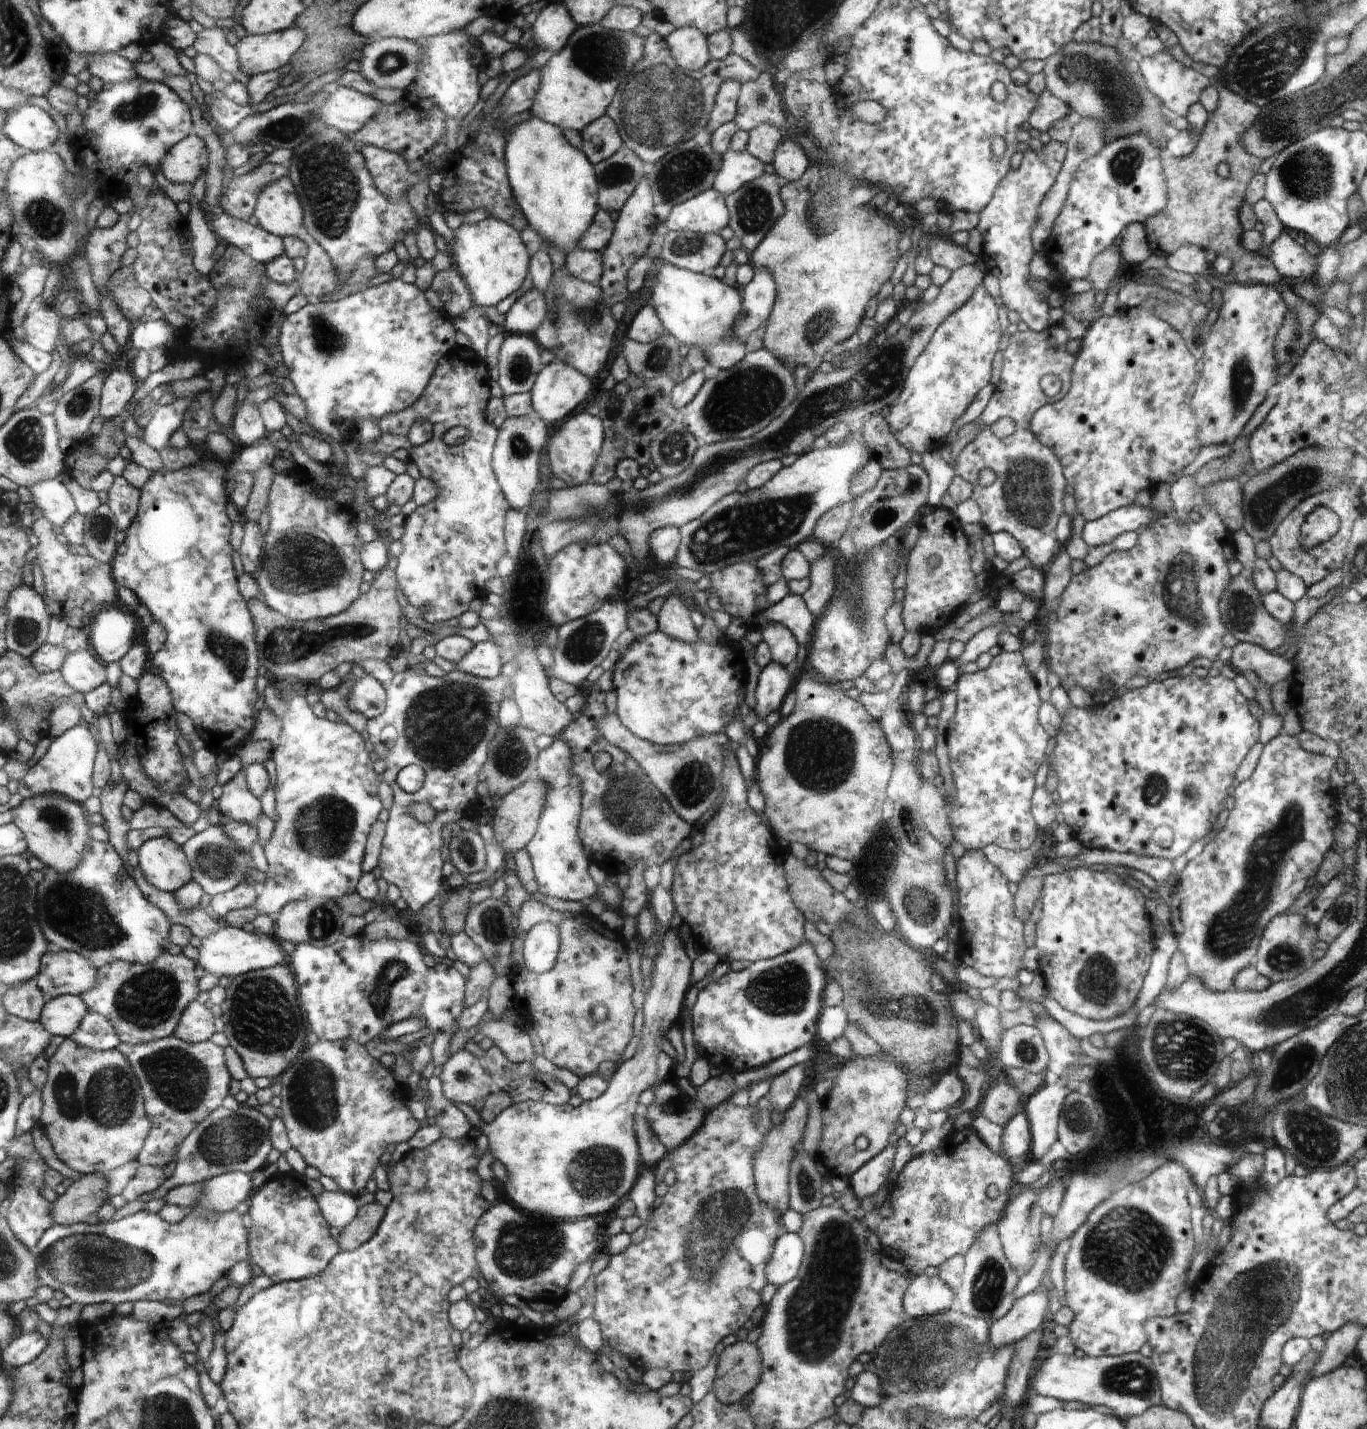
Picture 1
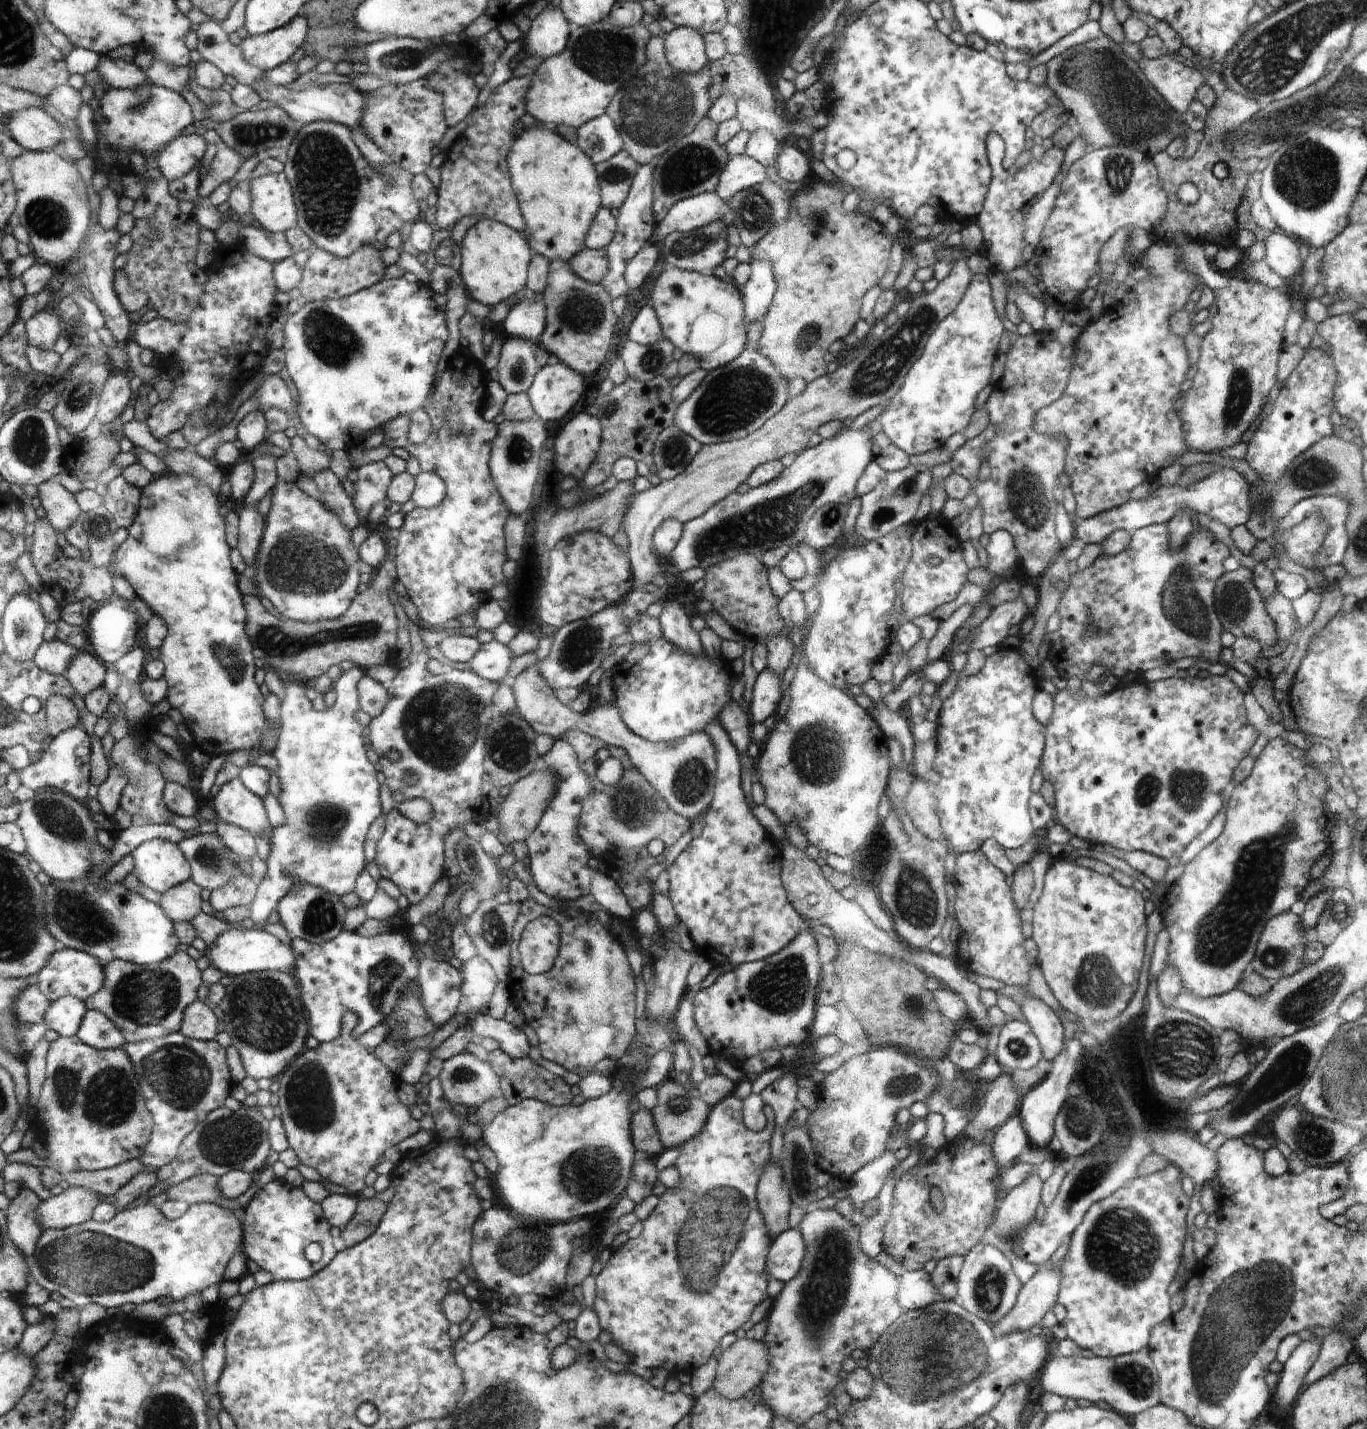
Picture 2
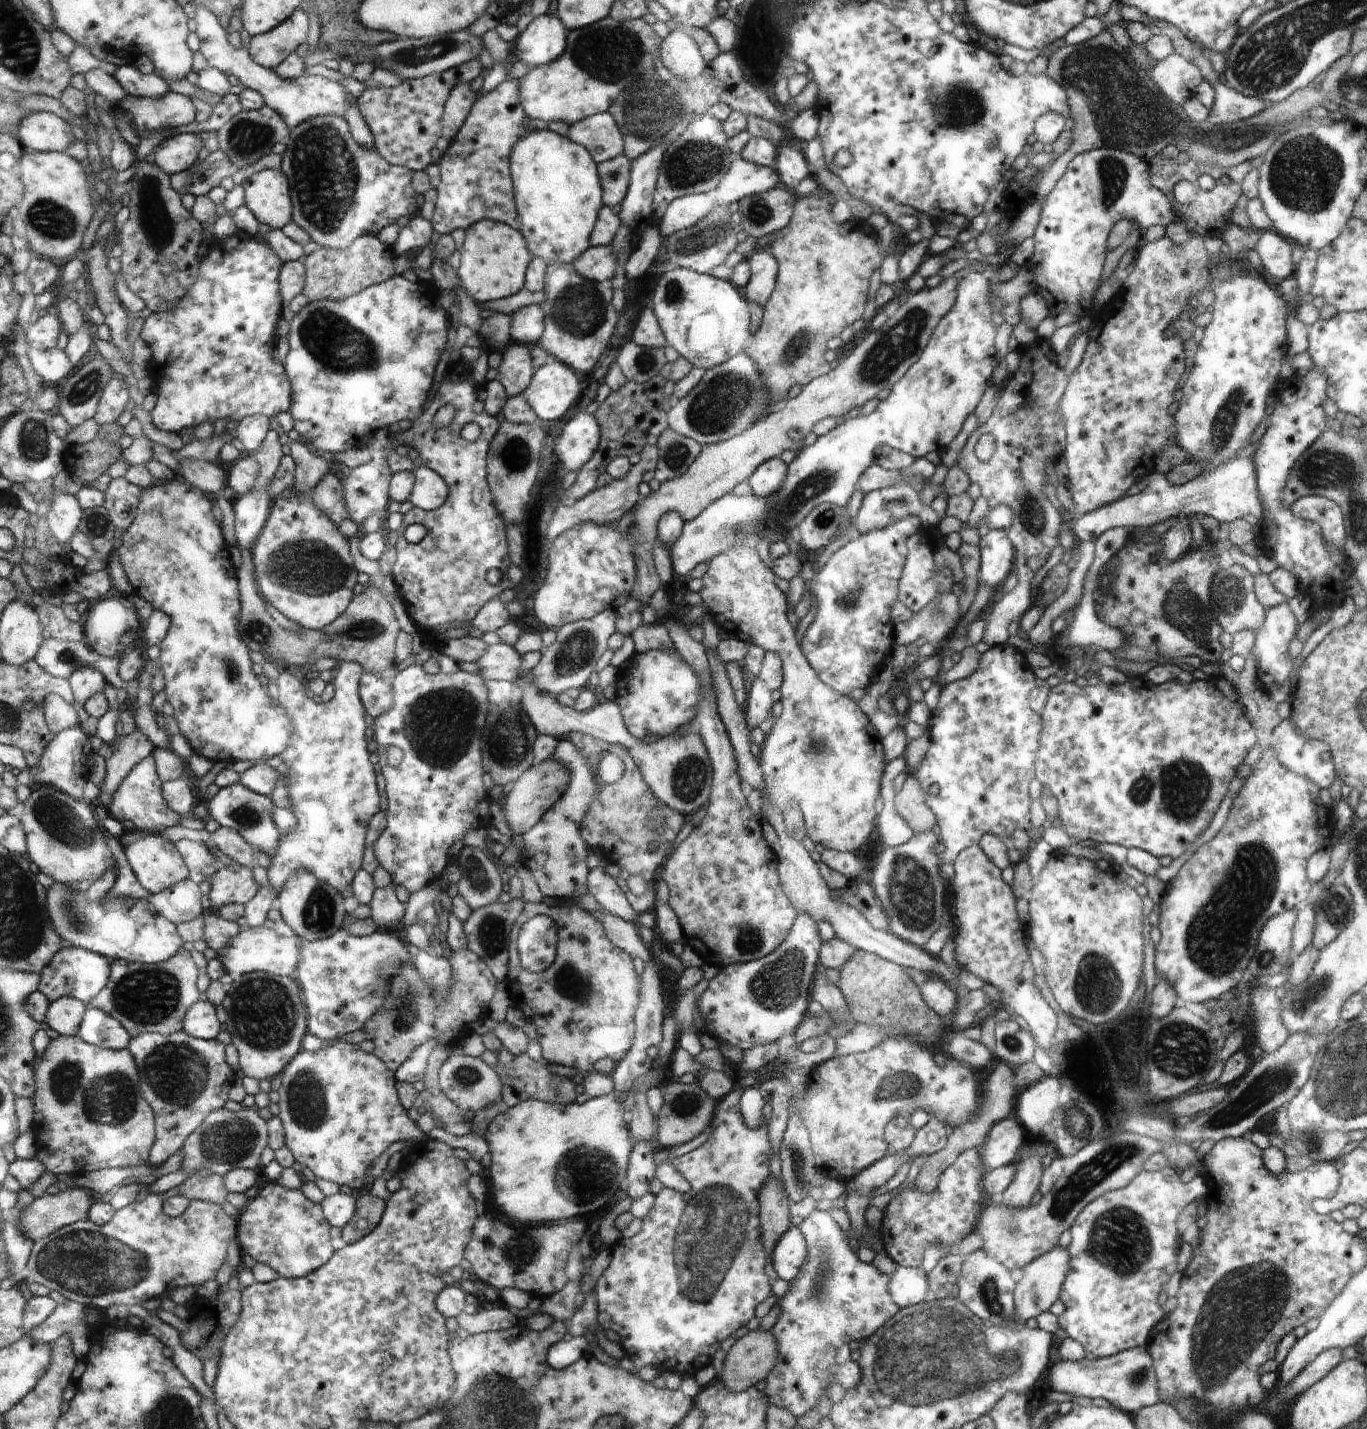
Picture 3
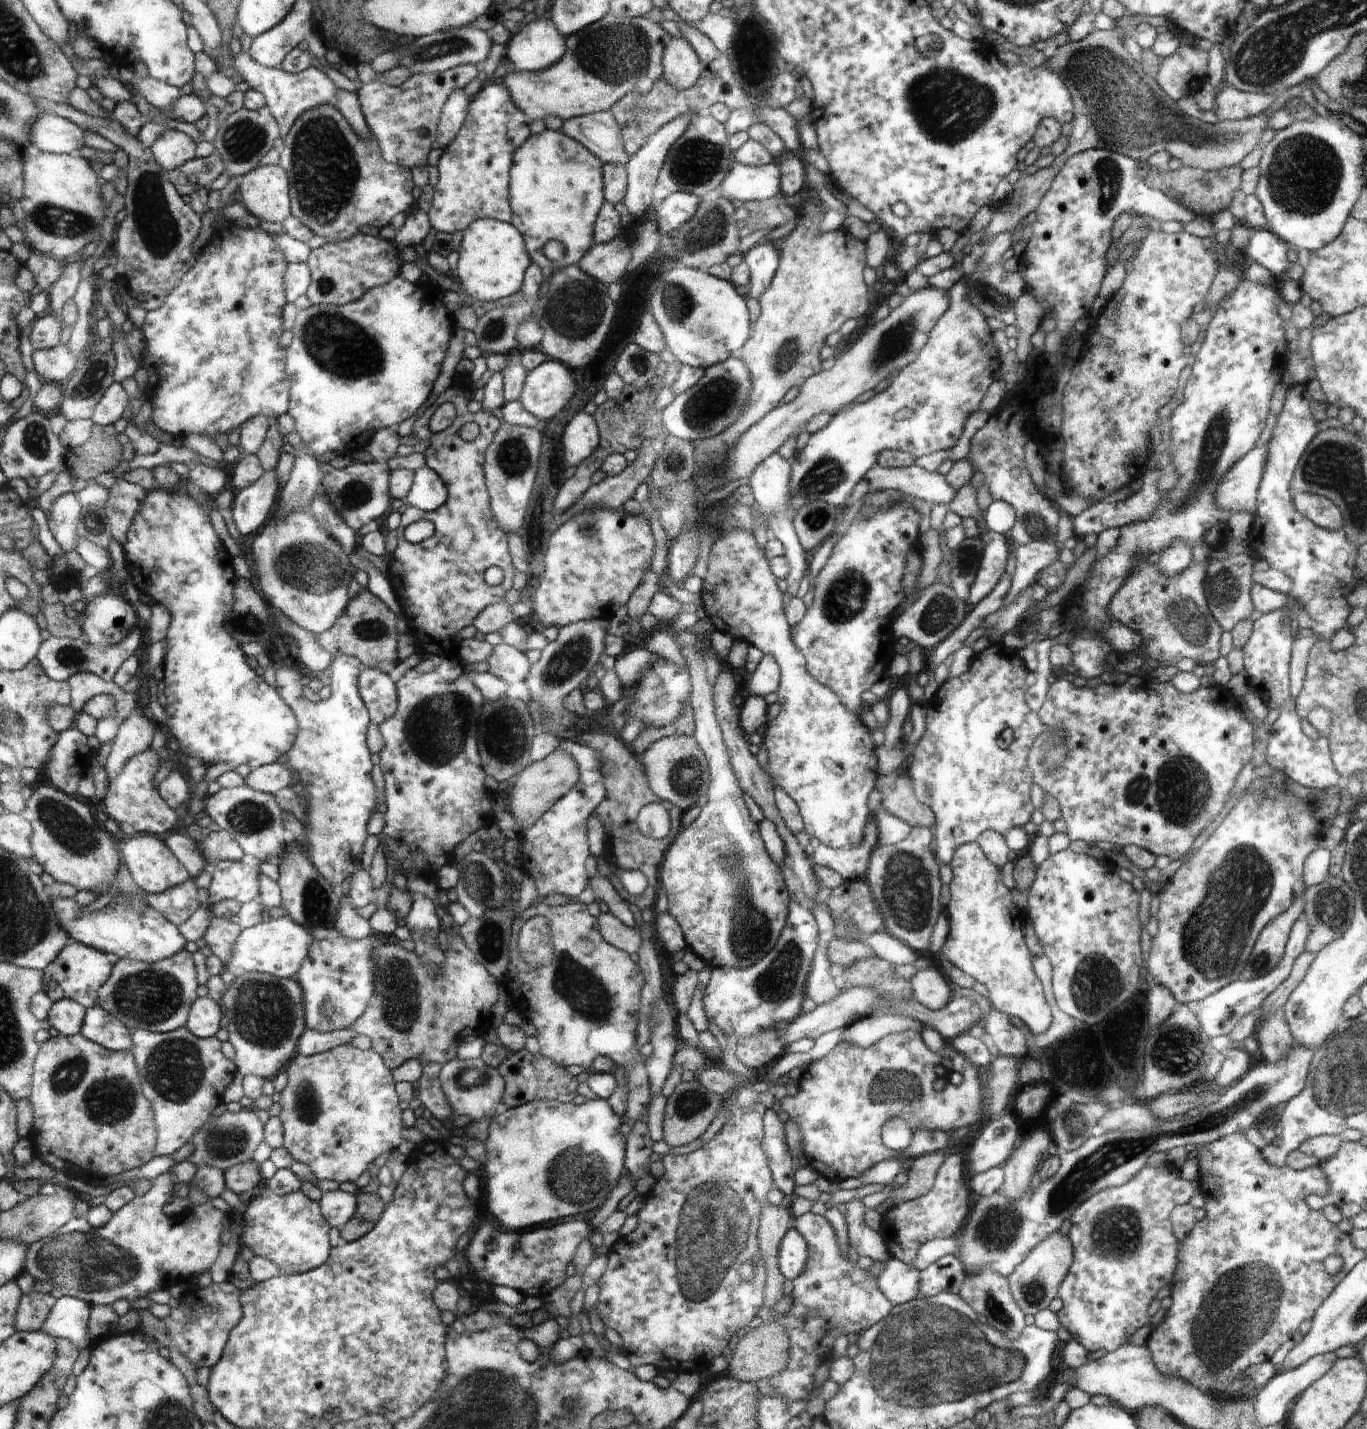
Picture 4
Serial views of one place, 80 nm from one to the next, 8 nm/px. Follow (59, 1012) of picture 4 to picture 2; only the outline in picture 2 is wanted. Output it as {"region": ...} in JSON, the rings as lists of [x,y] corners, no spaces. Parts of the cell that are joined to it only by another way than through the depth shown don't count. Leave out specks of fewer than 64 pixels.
{"region":[[[65,996],[51,1003],[45,1022],[62,1037],[73,1037],[80,1032],[89,1009],[80,997]]]}

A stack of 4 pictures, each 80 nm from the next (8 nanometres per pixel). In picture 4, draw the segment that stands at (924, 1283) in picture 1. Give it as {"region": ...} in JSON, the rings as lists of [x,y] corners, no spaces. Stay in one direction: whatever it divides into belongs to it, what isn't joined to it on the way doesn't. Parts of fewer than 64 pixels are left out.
{"region":[[[890,1258],[886,1261],[884,1271],[877,1276],[877,1281],[886,1298],[895,1307],[918,1296],[920,1271],[912,1265]]]}

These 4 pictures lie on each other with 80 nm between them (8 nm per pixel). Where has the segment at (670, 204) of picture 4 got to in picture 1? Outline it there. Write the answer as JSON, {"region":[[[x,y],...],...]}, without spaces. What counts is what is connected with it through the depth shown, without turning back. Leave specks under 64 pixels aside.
{"region":[[[714,188],[681,202],[664,222],[658,222],[656,235],[649,246],[649,255],[661,256],[662,244],[668,231],[692,231],[702,234],[720,234],[729,225],[729,210],[725,196]]]}

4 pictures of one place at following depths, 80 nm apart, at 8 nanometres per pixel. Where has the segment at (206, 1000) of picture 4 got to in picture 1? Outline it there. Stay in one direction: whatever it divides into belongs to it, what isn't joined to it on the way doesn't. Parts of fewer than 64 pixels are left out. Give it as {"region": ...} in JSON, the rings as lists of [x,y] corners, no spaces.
{"region":[[[193,1002],[186,1008],[180,1024],[172,1036],[182,1039],[187,1043],[201,1043],[210,1041],[214,1034],[214,1016],[212,1012],[202,1006],[200,1002]]]}

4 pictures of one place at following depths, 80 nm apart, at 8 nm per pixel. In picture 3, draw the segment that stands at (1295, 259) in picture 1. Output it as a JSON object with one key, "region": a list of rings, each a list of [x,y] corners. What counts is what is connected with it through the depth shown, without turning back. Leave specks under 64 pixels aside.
{"region":[[[1274,230],[1265,231],[1255,249],[1261,258],[1265,272],[1272,278],[1282,281],[1285,278],[1295,277],[1300,269],[1292,259],[1292,250],[1295,245]]]}

